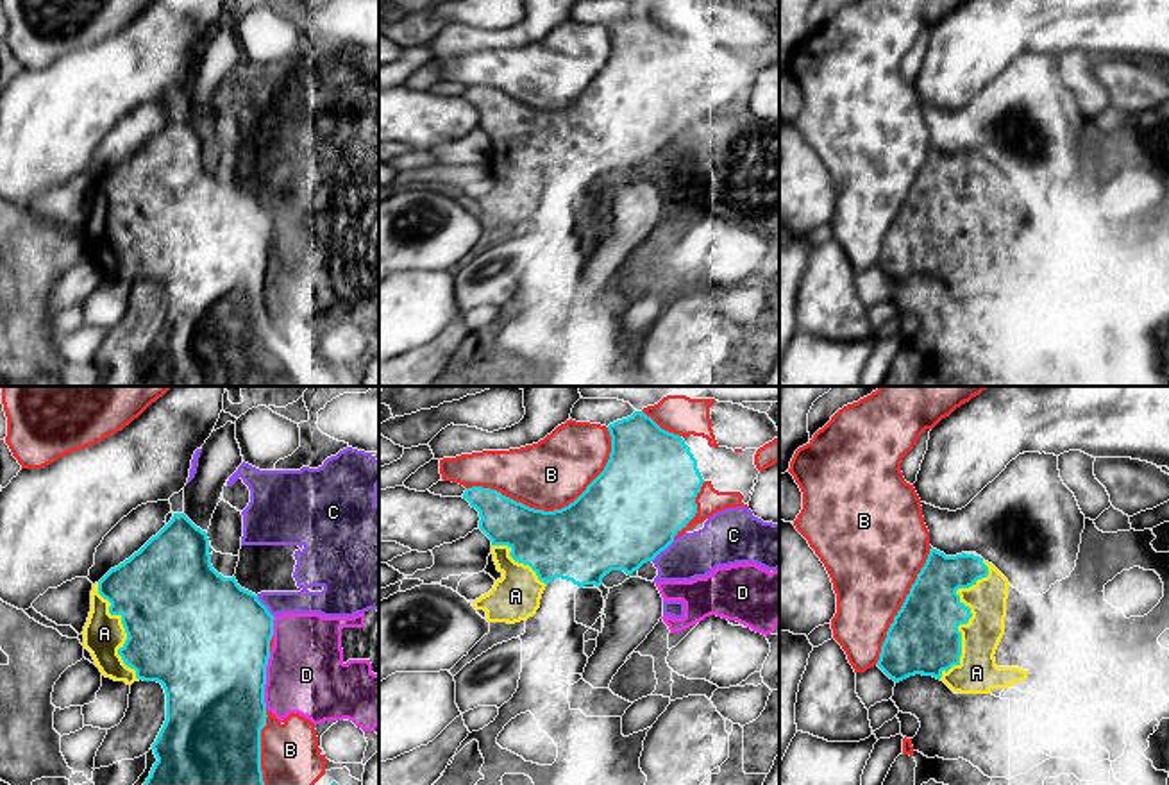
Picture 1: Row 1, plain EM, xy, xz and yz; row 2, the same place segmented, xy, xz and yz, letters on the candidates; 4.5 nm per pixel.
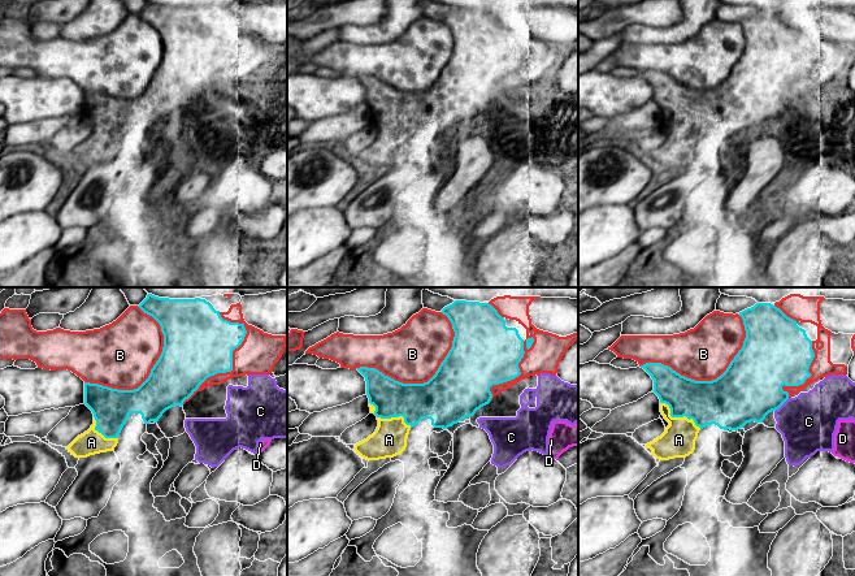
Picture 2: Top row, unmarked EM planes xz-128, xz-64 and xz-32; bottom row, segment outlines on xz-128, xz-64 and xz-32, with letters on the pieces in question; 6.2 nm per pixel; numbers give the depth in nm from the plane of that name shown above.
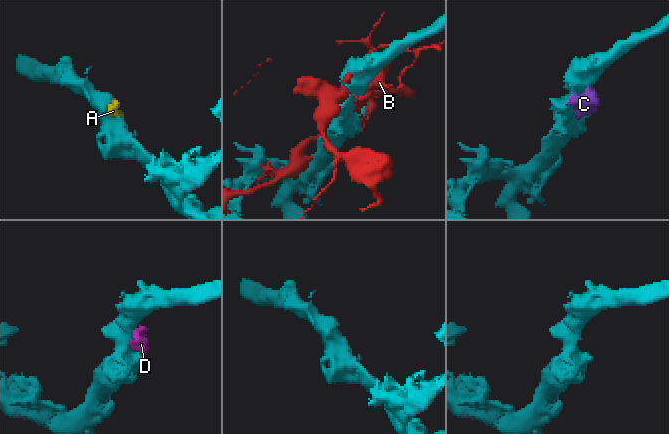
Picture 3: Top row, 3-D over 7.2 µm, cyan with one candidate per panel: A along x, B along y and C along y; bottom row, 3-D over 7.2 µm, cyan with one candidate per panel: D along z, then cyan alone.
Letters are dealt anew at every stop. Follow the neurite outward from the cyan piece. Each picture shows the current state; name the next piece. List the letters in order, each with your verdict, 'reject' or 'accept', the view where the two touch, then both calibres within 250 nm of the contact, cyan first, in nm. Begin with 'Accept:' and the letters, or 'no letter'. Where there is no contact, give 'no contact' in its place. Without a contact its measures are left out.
Accept: A
A: accept; meets cyan in yz; 320 nm thick on the cyan side, 180 nm on the other
B: reject; meets cyan in xz; 380 nm thick on the cyan side, 320 nm on the other
C: reject; meets cyan in xz; 440 nm thick on the cyan side, 200 nm on the other
D: reject; meets cyan in xy; 480 nm thick on the cyan side, 360 nm on the other

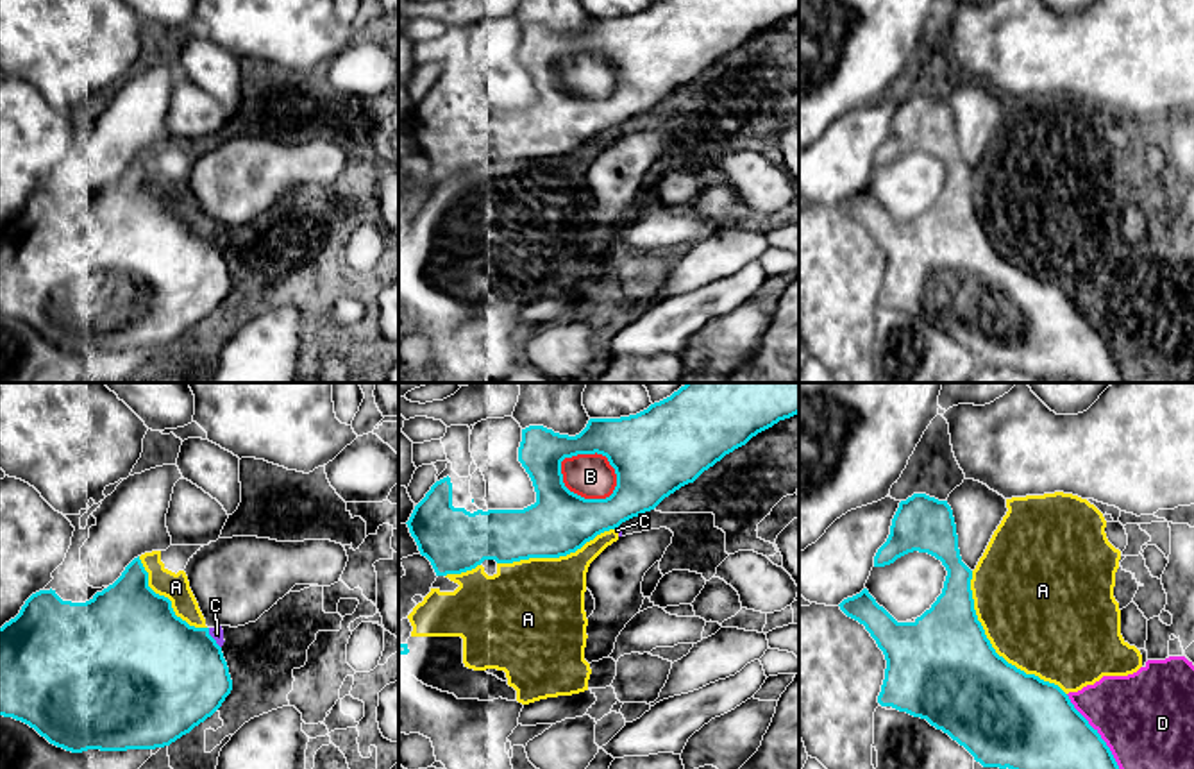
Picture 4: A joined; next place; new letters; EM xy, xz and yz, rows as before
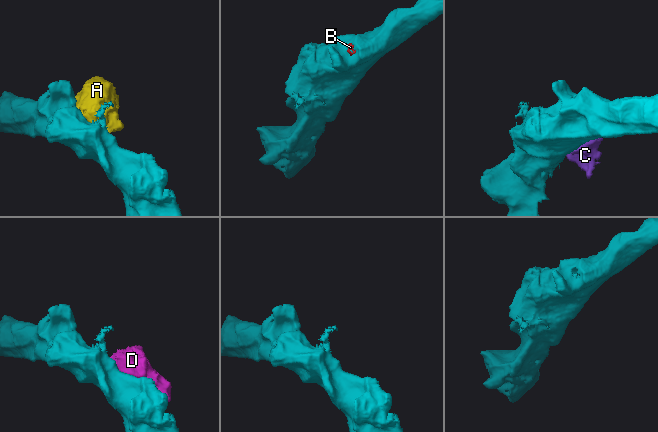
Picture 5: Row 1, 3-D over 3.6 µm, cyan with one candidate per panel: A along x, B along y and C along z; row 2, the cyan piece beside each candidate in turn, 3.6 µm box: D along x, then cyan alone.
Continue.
Accept: B
A: reject; meets cyan in yz; 480 nm thick on the cyan side, 480 nm on the other
B: accept; meets cyan in xz; 380 nm thick on the cyan side, 200 nm on the other
C: reject; meets cyan in xy; 480 nm thick on the cyan side, 60 nm on the other
D: reject; meets cyan in yz; 360 nm thick on the cyan side, 420 nm on the other

